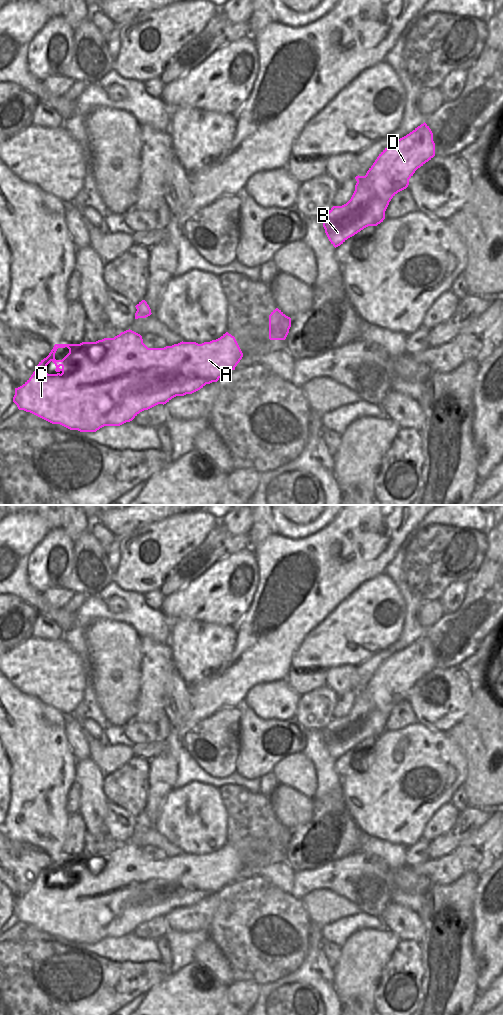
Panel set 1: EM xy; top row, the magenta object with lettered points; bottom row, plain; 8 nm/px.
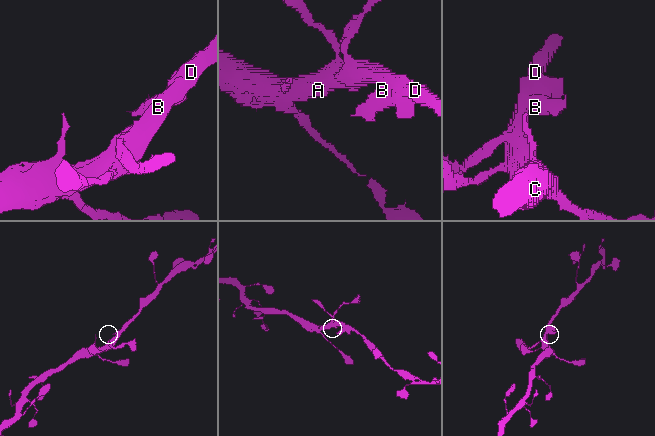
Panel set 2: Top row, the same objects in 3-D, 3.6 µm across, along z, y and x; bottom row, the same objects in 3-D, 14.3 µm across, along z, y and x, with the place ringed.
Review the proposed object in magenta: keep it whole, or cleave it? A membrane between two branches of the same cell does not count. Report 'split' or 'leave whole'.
leave whole

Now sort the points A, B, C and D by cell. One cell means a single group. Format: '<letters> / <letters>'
A B C D

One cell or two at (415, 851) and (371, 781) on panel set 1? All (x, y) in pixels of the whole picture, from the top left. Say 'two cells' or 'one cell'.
two cells

